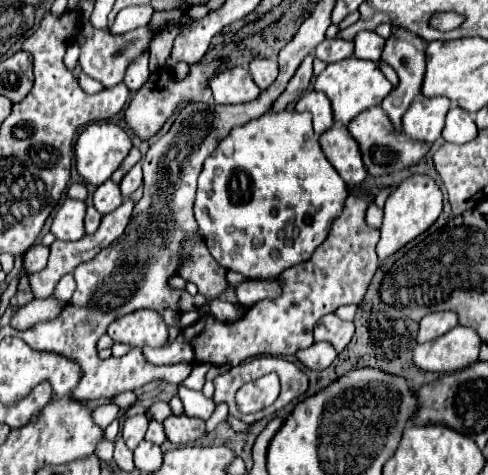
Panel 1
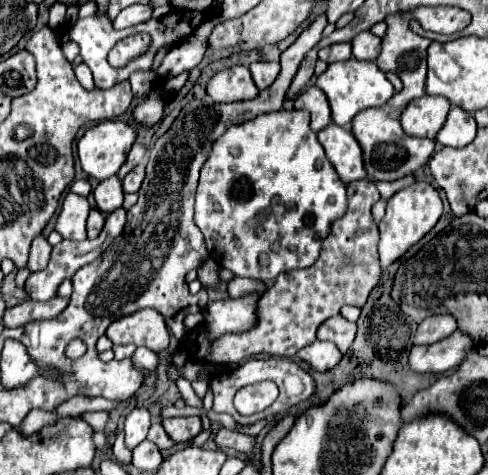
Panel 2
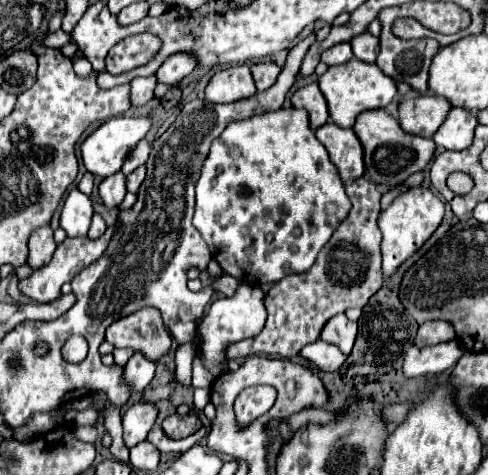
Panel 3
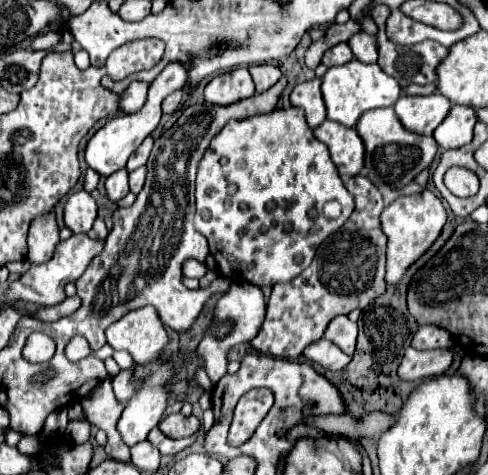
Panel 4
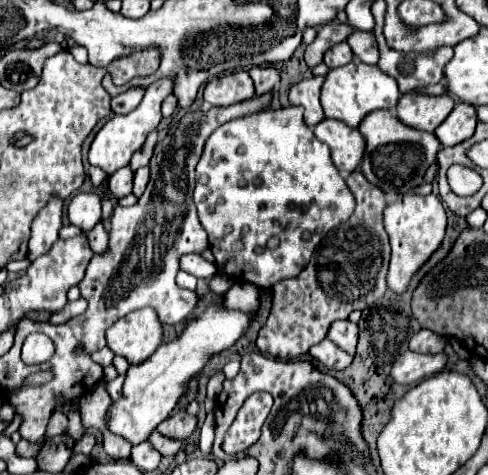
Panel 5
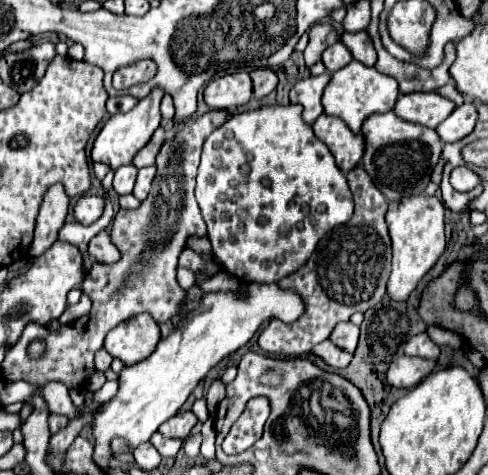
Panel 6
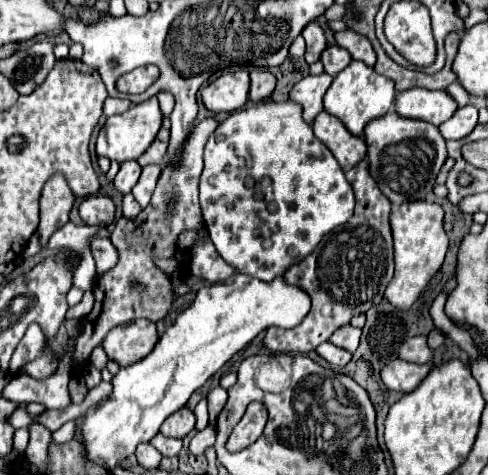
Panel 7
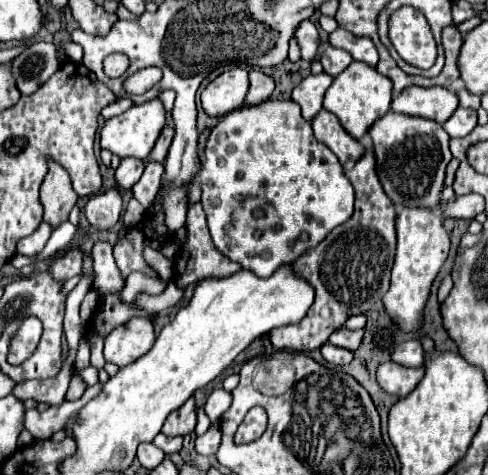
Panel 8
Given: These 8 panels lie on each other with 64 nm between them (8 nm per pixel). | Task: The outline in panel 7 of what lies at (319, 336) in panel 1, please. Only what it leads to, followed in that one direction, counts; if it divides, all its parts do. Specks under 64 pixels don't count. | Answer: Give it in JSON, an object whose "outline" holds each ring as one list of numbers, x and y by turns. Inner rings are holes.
{"outline":[[348,324,348,326,338,328,338,330,330,336,330,342,332,342,334,346,340,346,340,348,348,350,348,352,356,352,356,348,358,348,358,340,360,340,360,334,362,334,360,328,354,328,354,326]]}

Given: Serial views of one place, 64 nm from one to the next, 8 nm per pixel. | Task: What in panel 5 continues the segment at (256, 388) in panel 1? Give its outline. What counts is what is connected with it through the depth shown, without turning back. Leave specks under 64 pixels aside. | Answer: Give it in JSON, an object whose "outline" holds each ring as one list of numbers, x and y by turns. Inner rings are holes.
{"outline":[[256,392,248,396,234,424,226,432,222,450,226,454,236,454,236,452,244,452,246,448,250,448,260,438,260,428,270,408,272,408,272,396,268,392]]}

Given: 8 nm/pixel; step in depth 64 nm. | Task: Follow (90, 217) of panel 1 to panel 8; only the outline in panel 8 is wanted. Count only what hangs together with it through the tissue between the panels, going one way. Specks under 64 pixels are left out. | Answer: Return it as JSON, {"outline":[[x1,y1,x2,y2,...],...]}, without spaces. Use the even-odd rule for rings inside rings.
{"outline":[[96,242,94,250,92,250,92,258,94,258,94,272,96,272,94,290,100,296,122,292,126,278,120,274,118,266,114,262,112,246,108,242]]}

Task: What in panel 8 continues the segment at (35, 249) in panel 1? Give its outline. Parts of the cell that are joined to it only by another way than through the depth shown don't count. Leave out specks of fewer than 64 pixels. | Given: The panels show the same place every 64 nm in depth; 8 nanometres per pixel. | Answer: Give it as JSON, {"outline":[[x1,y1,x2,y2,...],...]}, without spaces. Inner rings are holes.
{"outline":[[48,160,48,174,40,188,40,202,44,206,44,222,52,228,68,220,70,210,74,208,78,194,72,188,70,176,58,162]]}

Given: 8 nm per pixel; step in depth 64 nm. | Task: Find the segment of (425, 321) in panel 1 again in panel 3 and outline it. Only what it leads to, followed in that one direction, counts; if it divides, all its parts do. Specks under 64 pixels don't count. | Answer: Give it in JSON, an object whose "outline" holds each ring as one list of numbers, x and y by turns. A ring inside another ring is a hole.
{"outline":[[432,320,418,328,414,344,418,348,424,348,424,346,436,346,442,342,450,342,454,338,456,338,456,334,452,332,452,324,444,324,442,320]]}

